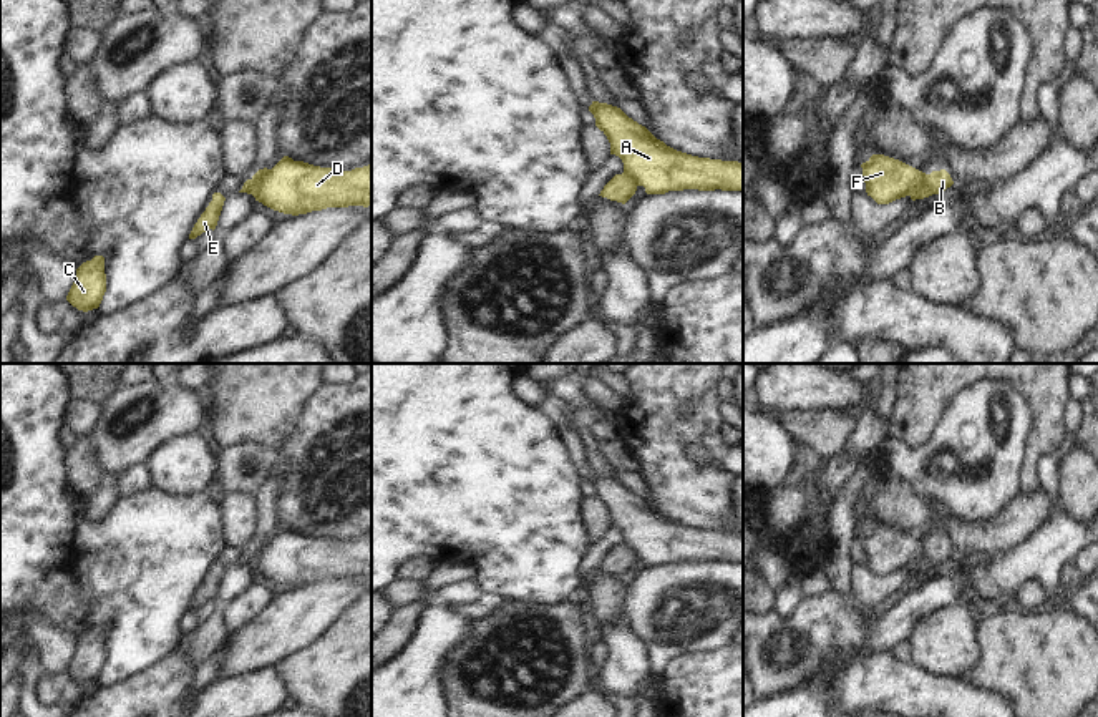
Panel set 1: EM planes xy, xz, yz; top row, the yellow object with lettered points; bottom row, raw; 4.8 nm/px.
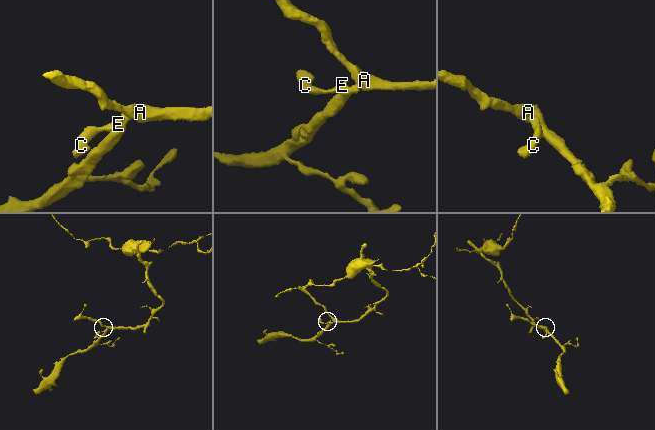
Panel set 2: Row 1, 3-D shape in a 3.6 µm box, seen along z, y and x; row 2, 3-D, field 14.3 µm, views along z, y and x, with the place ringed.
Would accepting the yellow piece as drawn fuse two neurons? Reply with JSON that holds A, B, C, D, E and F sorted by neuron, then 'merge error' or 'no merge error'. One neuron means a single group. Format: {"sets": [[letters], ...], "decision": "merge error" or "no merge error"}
{"sets": [["A", "D", "F"], ["B", "C", "E"]], "decision": "merge error"}

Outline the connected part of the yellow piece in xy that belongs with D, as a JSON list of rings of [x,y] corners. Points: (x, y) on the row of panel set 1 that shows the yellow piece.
[[[284,156],[272,169],[259,169],[250,181],[255,201],[284,214],[372,206],[372,164],[343,171]]]

